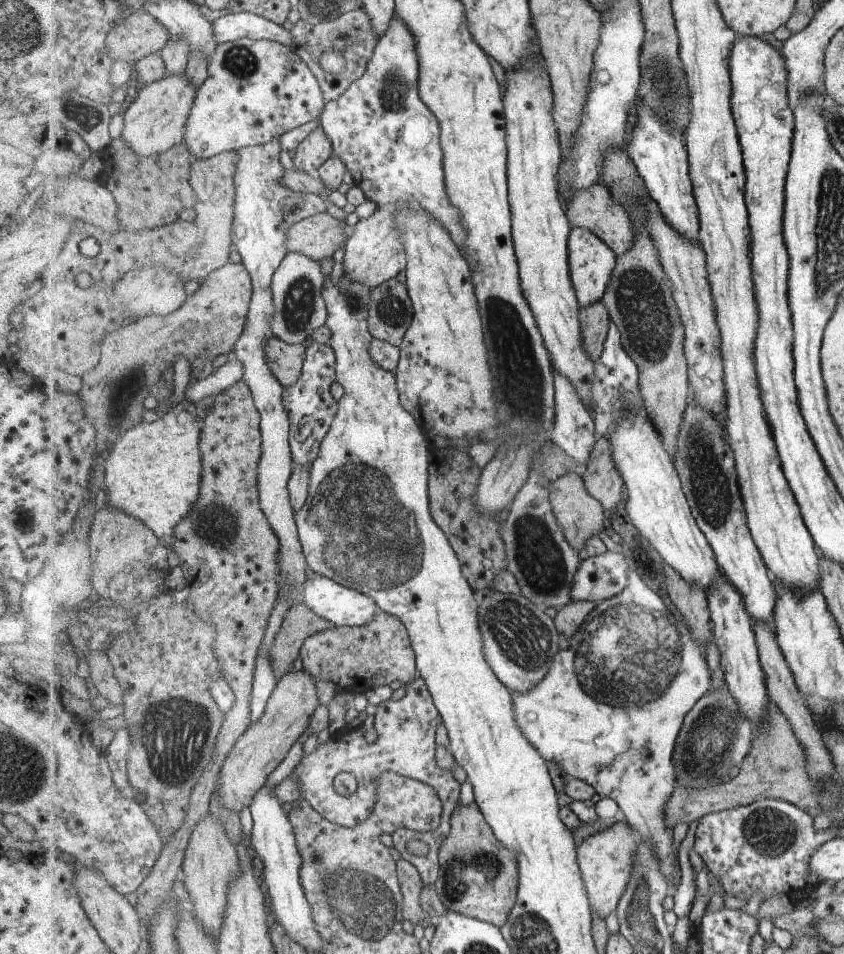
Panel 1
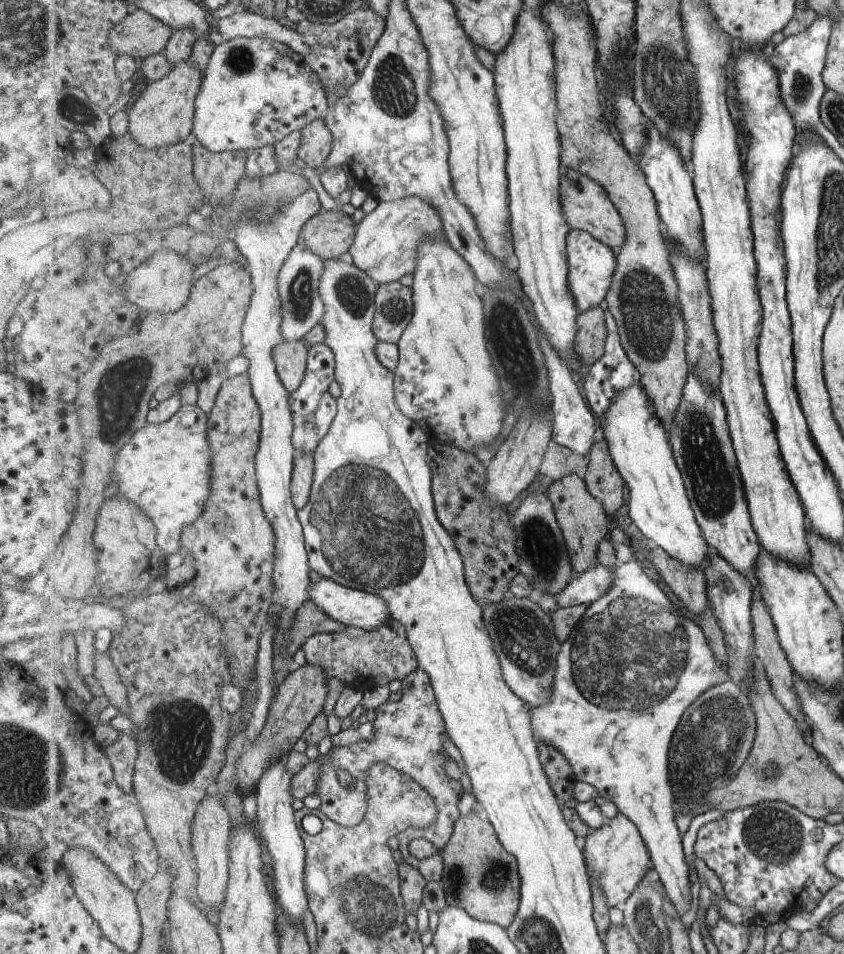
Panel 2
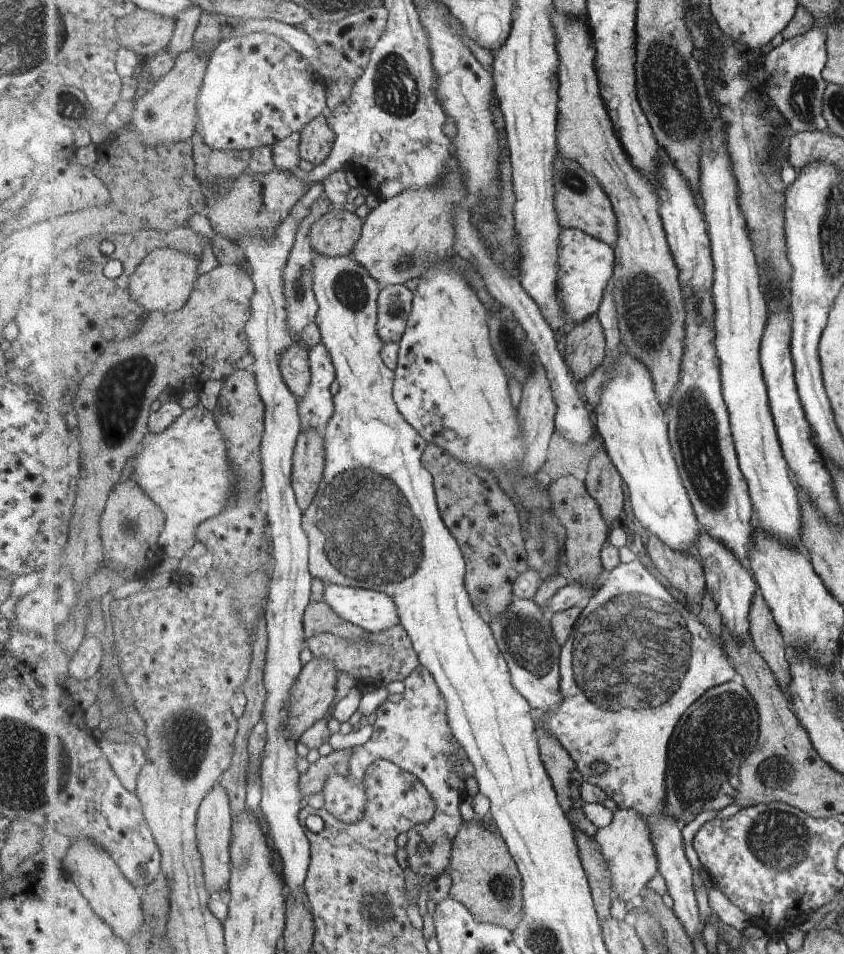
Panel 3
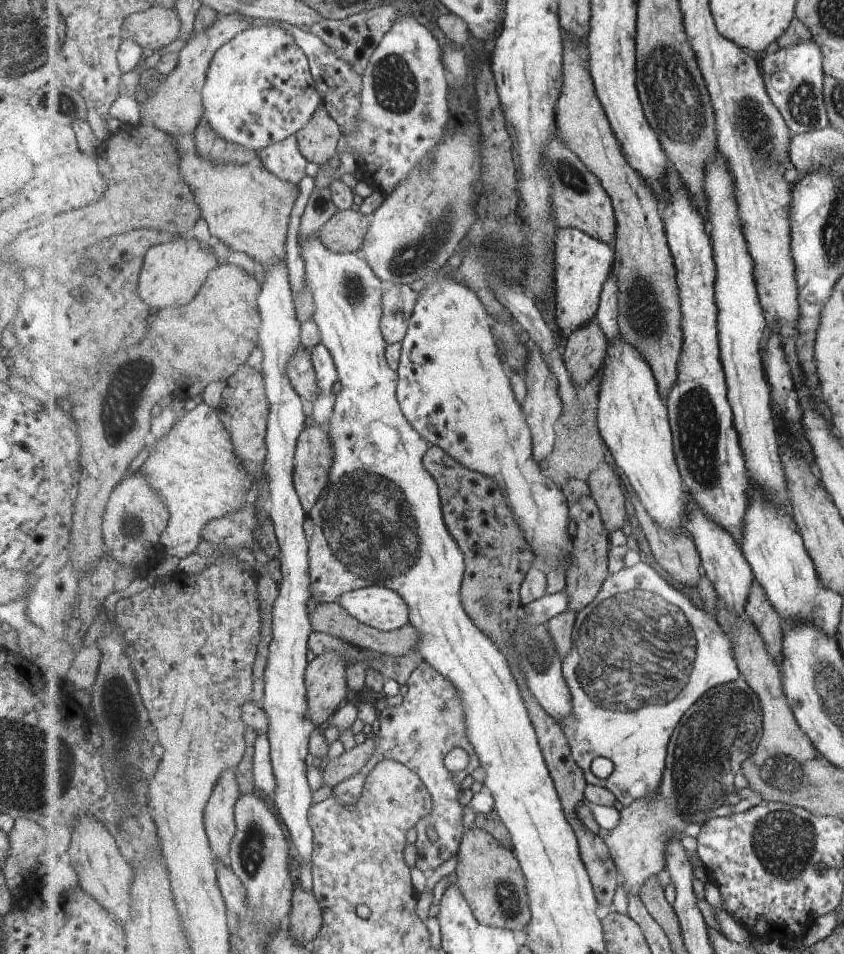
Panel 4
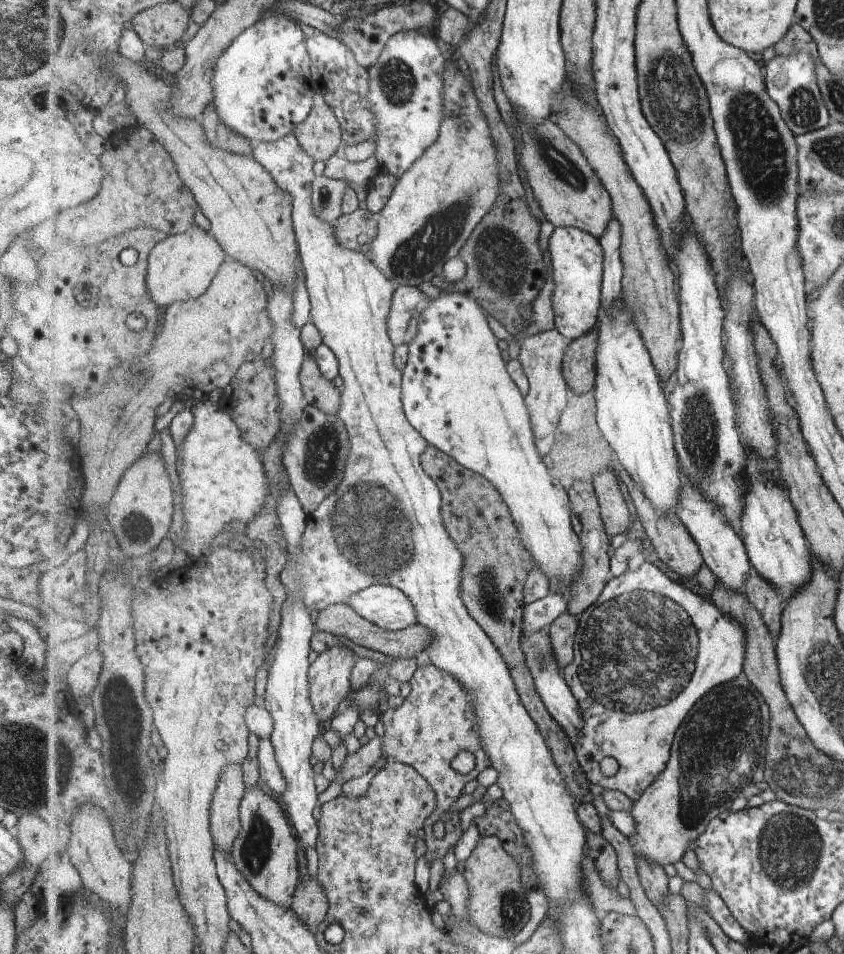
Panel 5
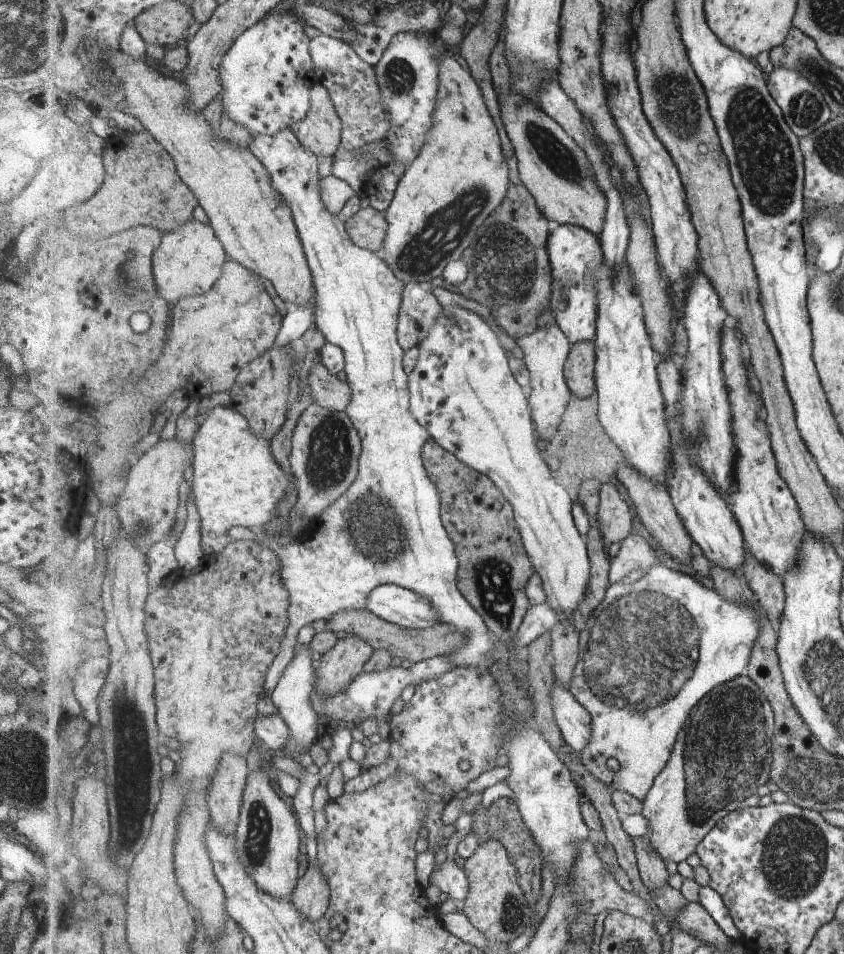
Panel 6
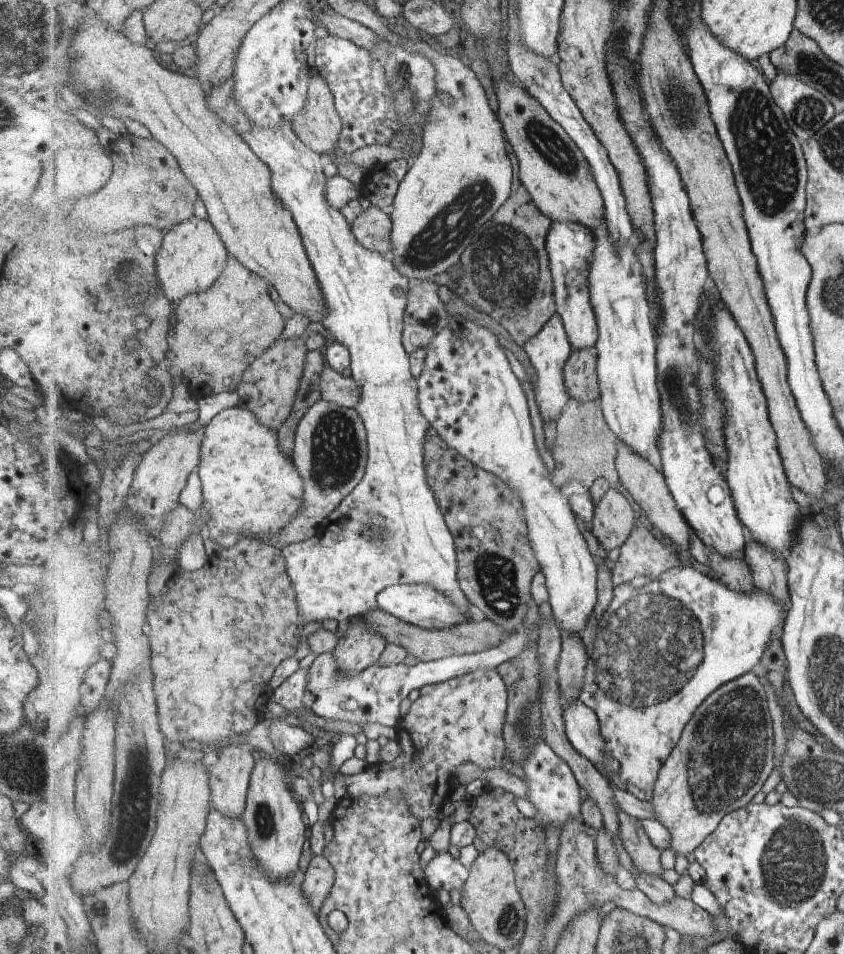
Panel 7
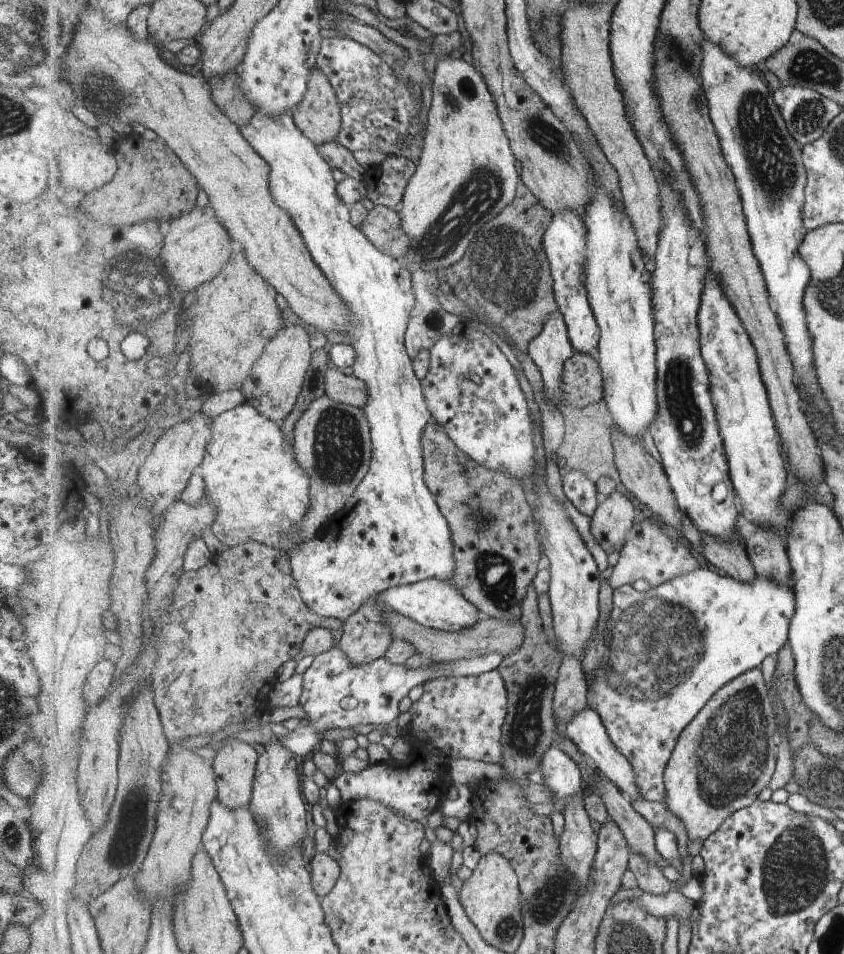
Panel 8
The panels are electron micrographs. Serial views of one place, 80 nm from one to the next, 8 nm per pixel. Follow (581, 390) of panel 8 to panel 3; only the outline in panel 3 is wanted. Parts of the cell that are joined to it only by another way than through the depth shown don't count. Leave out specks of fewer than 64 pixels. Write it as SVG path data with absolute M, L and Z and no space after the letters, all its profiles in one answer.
M595 313L567 334L565 358L577 380L585 381L607 356L606 332Z

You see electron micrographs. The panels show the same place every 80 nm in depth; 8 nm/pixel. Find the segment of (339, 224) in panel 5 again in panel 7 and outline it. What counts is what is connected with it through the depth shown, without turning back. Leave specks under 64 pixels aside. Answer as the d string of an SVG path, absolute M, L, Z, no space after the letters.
M371 204L352 224L358 241L367 248L390 255L392 252L392 220L390 210Z

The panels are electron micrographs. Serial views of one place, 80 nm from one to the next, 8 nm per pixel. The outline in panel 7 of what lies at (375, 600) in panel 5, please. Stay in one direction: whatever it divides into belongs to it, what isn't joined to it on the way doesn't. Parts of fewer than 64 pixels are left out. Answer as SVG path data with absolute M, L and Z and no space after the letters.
M399 583L391 585L378 594L376 604L378 610L385 610L385 612L391 613L405 622L424 629L449 630L454 626L469 622L468 616L453 599L430 584Z

